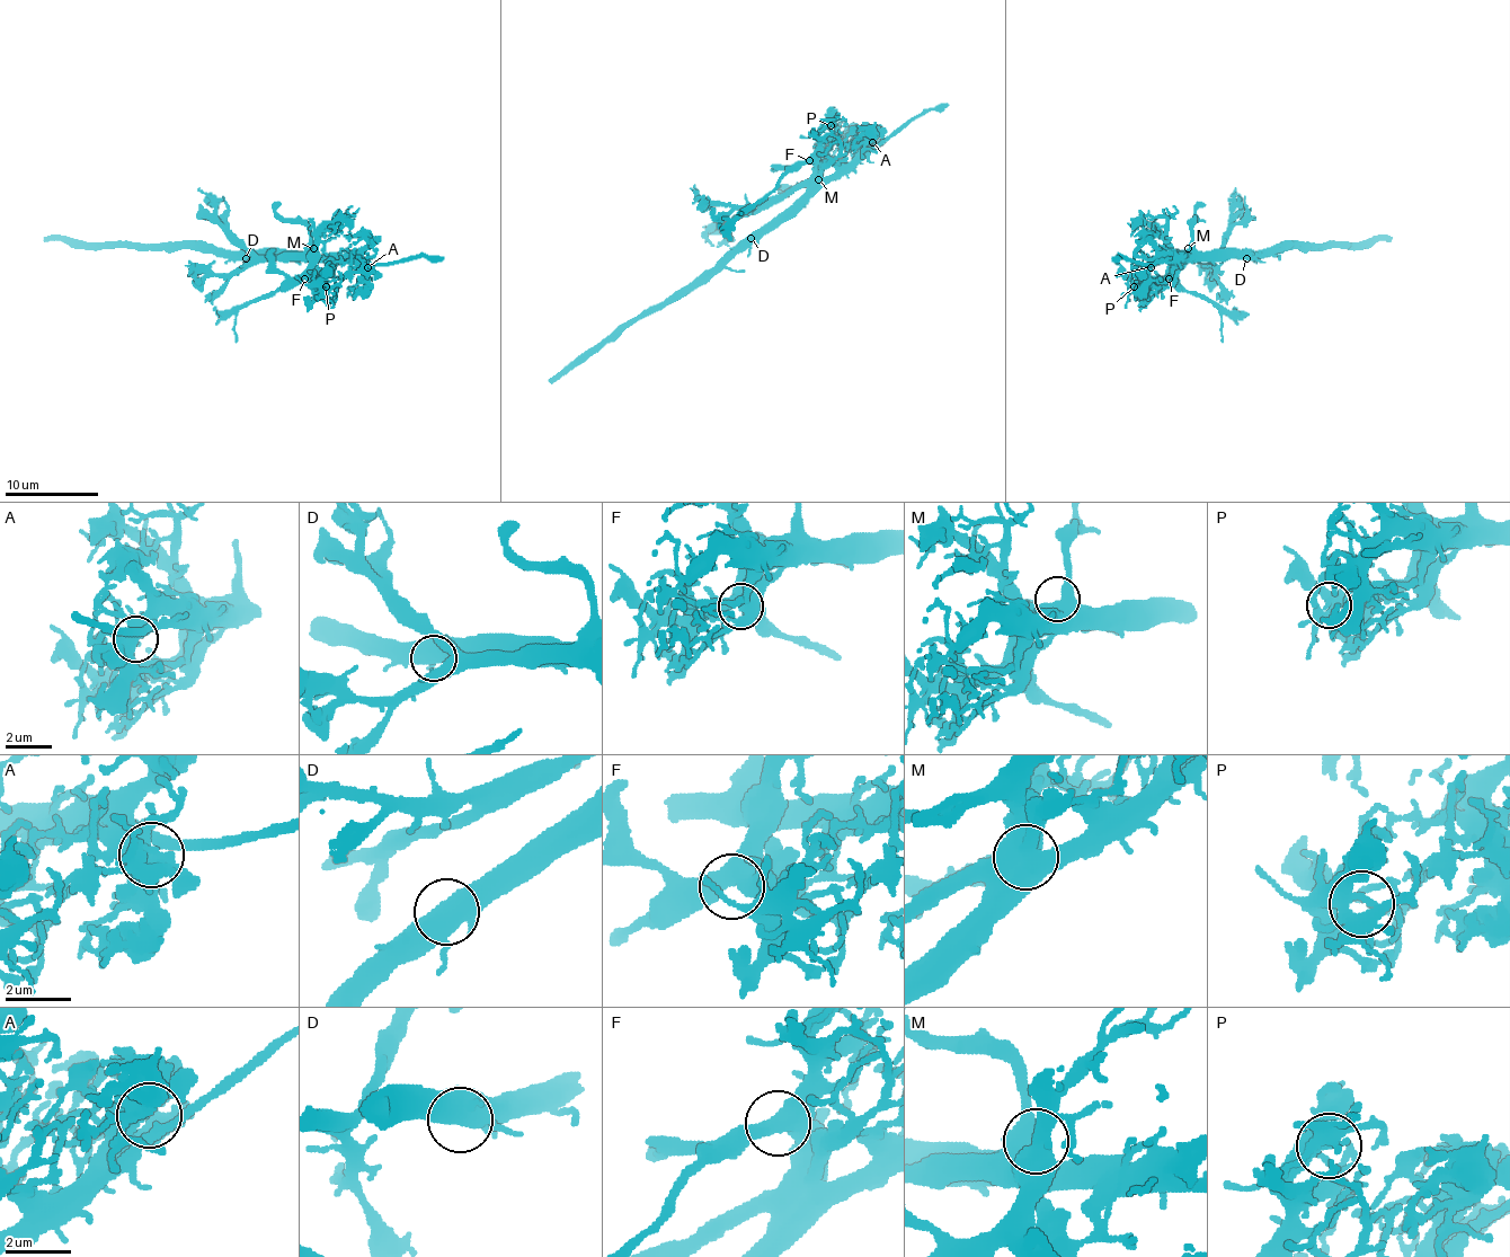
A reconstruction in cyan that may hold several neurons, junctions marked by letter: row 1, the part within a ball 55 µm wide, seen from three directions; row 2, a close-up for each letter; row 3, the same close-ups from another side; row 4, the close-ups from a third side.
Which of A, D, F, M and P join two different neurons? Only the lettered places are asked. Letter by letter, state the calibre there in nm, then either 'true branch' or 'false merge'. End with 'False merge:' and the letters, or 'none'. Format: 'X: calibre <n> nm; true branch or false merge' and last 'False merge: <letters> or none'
A: calibre 500 nm; true branch
D: calibre 440 nm; true branch
F: calibre 480 nm; true branch
M: calibre 700 nm; true branch
P: calibre 300 nm; true branch
False merge: none

